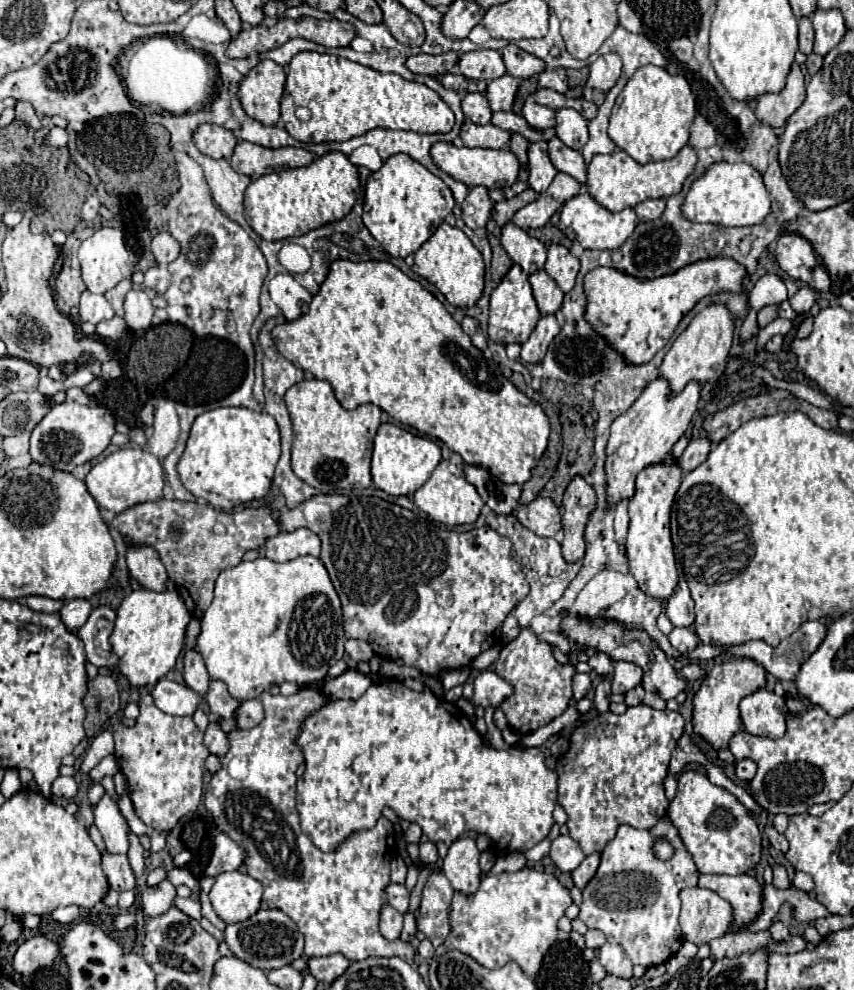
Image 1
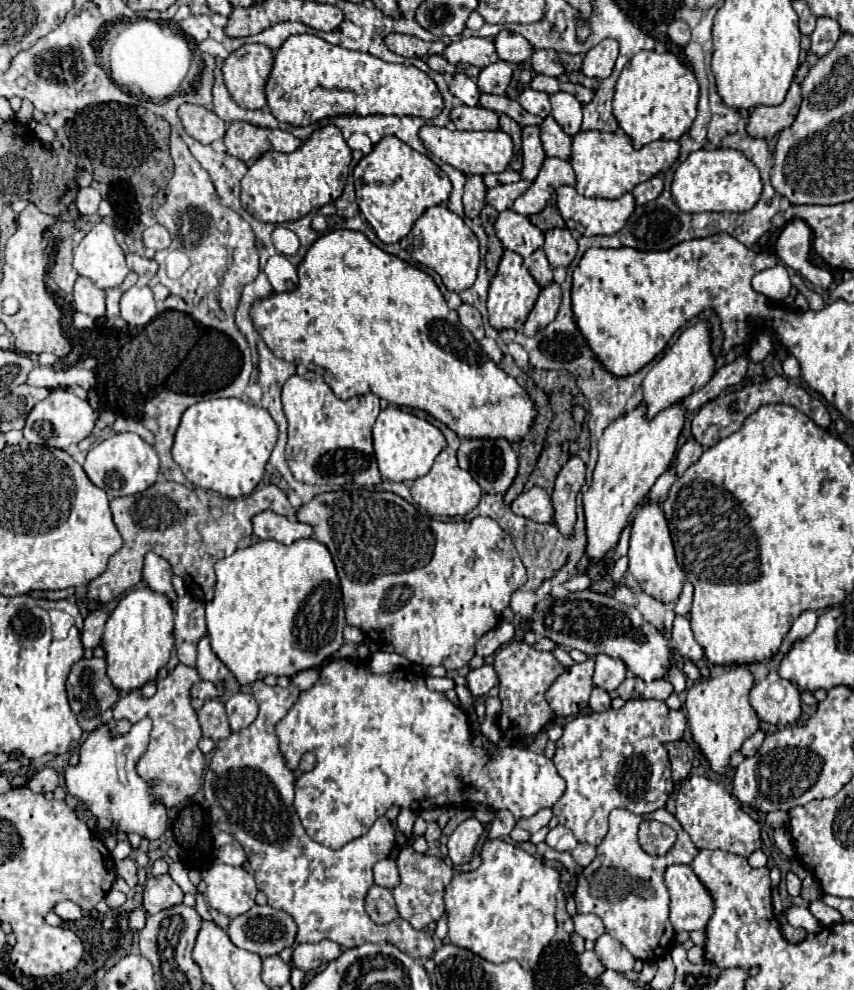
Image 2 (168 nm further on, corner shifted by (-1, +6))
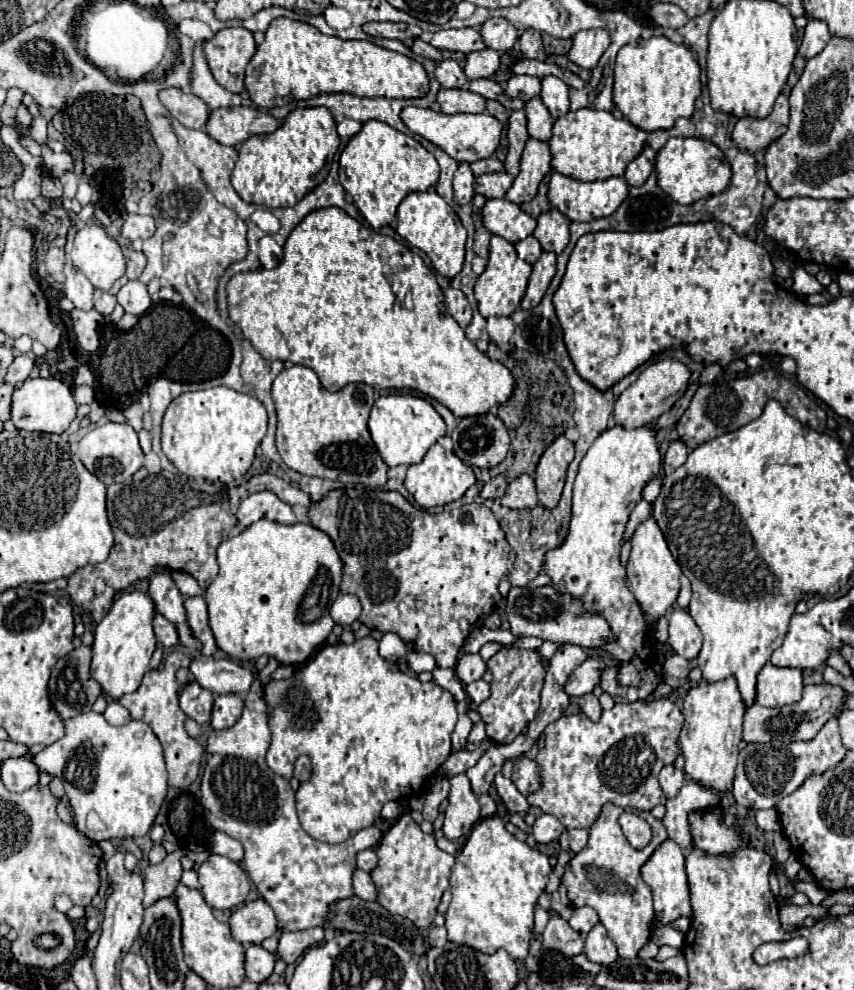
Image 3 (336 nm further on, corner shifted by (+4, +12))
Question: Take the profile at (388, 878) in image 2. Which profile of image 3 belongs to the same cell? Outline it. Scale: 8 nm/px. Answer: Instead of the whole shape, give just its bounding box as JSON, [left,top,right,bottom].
[357,849,377,871]

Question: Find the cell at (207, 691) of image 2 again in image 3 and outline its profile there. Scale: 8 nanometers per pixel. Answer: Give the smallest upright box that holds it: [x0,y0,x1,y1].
[191,657,257,693]

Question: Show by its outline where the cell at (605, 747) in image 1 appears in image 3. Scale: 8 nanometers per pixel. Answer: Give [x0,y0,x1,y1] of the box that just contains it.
[527,699,683,829]

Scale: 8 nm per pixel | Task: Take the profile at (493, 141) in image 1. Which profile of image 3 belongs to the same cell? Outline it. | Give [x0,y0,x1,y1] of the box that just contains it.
[437,89,485,113]

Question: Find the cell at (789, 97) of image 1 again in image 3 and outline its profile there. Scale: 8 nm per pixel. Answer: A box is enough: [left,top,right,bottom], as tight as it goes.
[731,91,789,153]

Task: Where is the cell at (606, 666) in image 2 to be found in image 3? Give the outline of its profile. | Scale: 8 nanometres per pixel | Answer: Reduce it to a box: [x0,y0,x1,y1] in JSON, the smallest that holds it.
[565,659,603,697]

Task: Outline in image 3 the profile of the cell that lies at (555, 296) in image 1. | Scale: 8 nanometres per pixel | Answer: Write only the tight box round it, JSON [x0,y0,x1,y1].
[515,235,541,263]

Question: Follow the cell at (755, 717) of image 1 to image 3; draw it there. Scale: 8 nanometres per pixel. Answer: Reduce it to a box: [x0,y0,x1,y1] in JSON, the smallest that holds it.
[757,663,803,707]

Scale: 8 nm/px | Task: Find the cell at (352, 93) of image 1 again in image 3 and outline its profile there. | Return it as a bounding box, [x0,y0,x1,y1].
[245,17,429,109]

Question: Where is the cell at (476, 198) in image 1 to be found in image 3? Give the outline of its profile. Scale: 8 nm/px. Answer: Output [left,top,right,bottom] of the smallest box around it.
[453,163,475,205]

